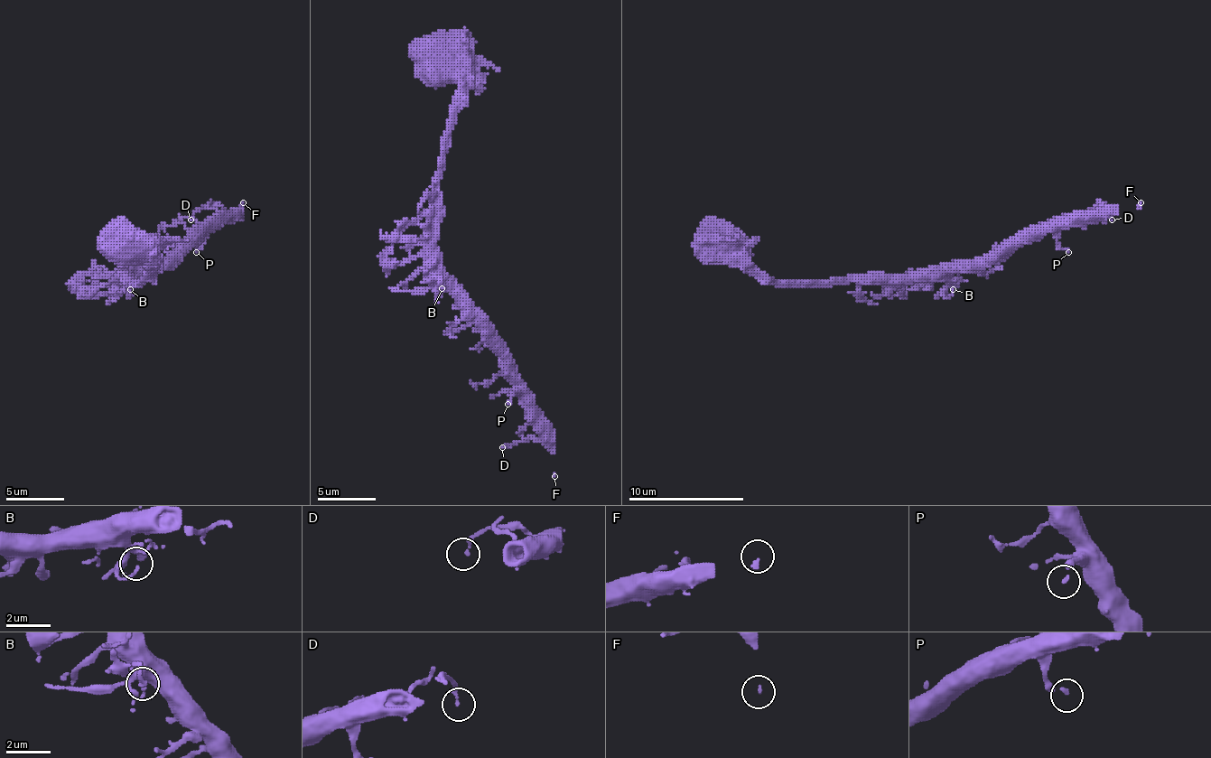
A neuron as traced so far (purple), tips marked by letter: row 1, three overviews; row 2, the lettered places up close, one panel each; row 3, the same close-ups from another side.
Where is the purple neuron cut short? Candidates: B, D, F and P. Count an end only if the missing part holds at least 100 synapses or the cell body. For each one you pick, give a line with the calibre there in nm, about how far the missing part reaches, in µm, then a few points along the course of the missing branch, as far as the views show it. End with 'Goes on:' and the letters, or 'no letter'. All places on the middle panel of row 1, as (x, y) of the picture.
F: 110 nm | 160 µm
Goes on: F

